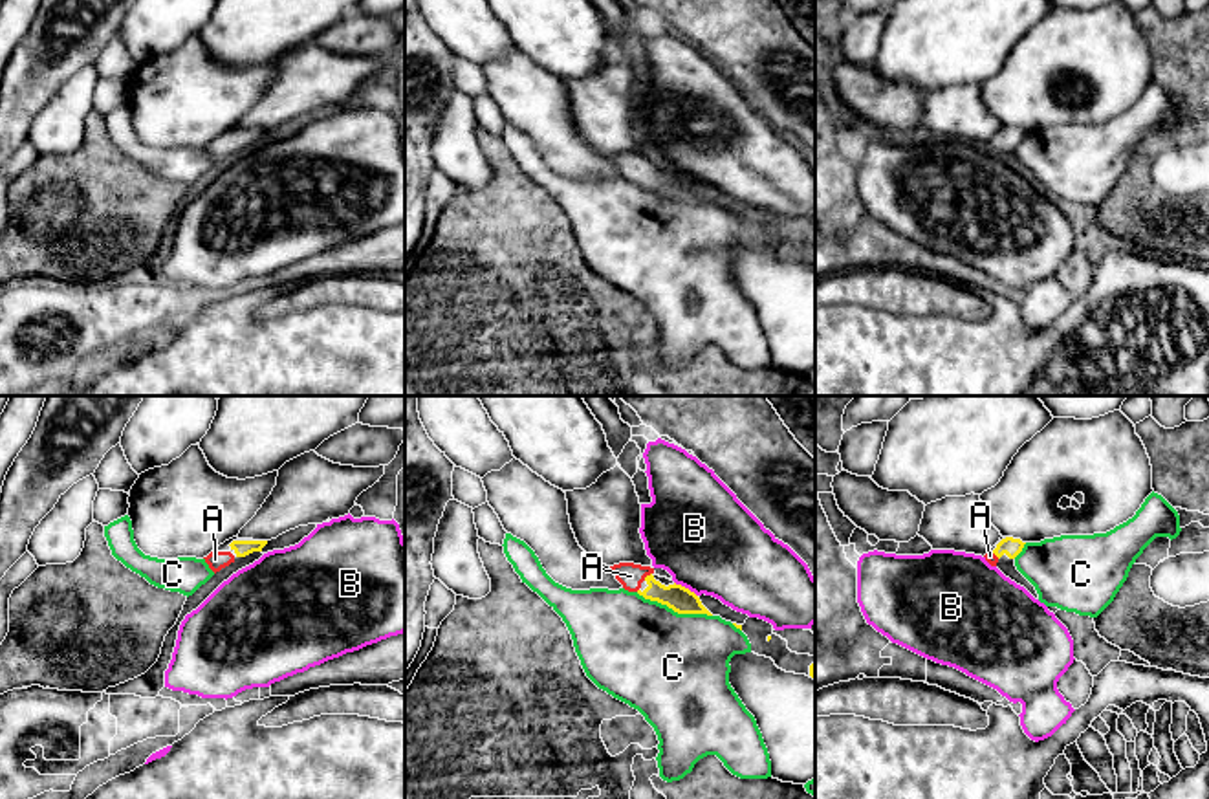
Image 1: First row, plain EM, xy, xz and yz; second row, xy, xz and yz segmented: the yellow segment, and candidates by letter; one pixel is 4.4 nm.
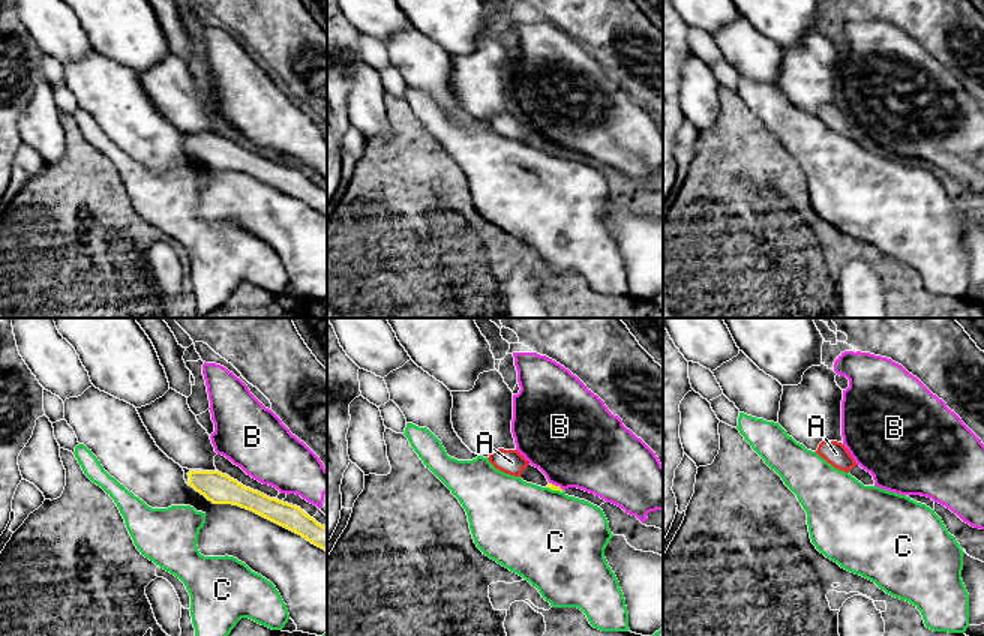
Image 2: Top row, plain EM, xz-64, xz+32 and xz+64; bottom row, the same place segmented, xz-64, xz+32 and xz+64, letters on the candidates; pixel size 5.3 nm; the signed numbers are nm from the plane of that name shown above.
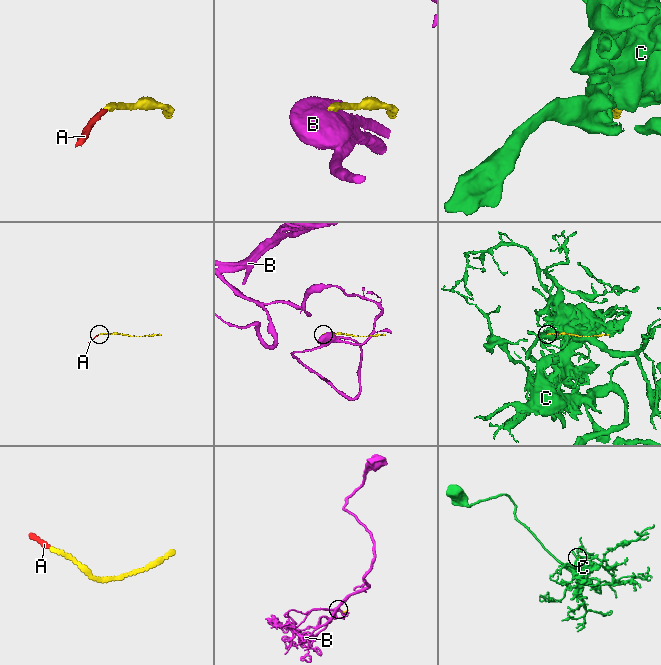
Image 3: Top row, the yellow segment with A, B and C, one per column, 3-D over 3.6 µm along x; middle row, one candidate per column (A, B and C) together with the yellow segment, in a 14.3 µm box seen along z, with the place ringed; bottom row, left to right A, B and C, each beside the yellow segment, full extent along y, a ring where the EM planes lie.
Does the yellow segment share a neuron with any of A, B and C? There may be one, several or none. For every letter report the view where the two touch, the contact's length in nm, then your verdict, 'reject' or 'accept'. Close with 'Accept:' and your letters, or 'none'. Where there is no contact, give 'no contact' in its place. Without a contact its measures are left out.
A: meets yellow in xz; contact 50 nm long; accept
B: meets yellow in xz; contact 120 nm long; reject
C: meets yellow in xz; contact 360 nm long; reject
Accept: A

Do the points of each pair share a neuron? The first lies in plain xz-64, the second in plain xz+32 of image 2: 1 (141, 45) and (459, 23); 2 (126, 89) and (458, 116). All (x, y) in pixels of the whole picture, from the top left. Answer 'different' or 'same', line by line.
1: same
2: same

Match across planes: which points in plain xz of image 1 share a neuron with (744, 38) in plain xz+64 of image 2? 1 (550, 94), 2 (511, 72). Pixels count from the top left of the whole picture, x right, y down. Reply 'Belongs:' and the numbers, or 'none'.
Belongs: 1, 2

